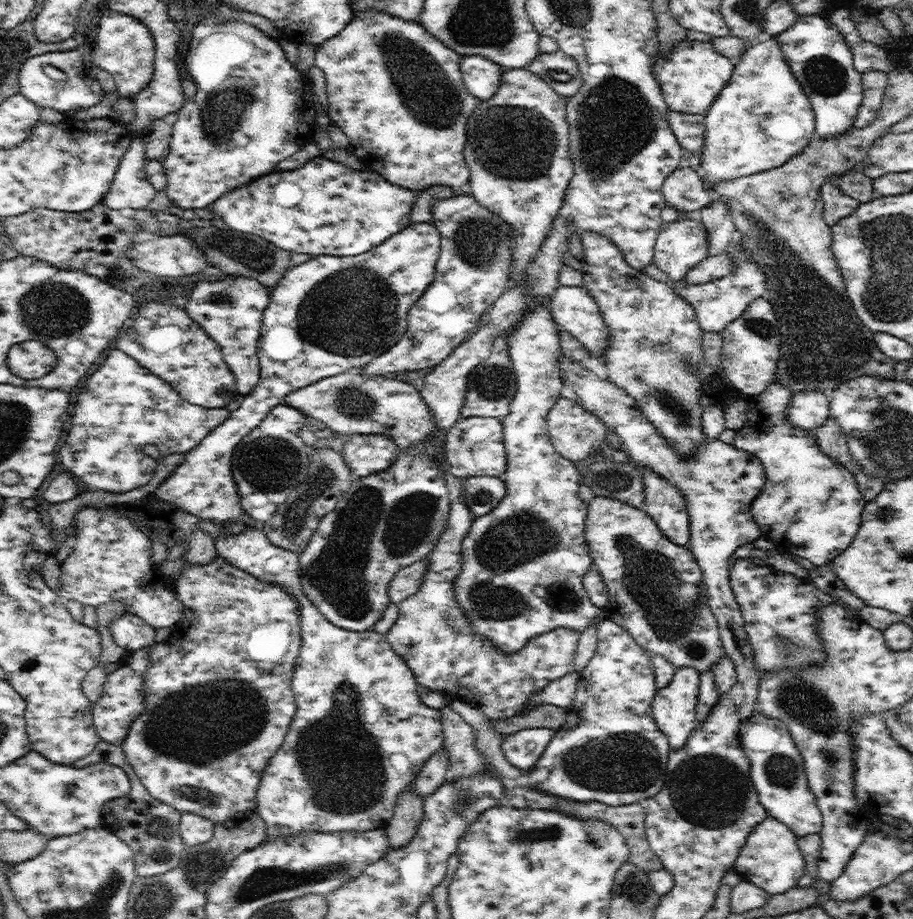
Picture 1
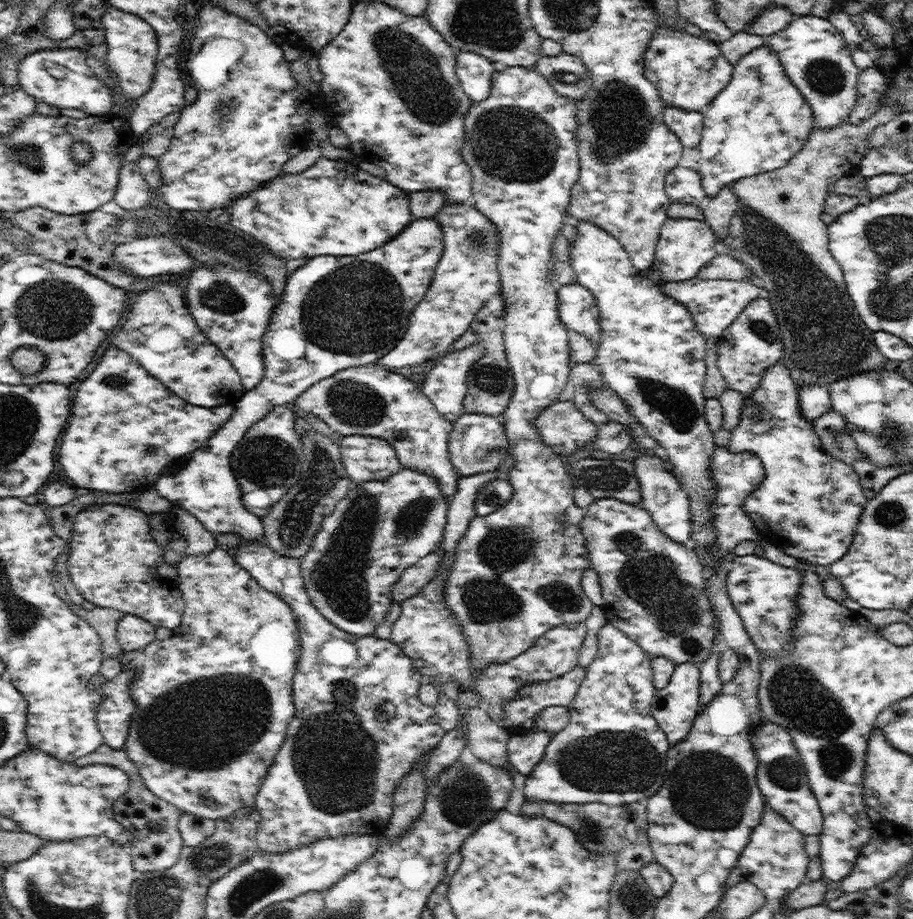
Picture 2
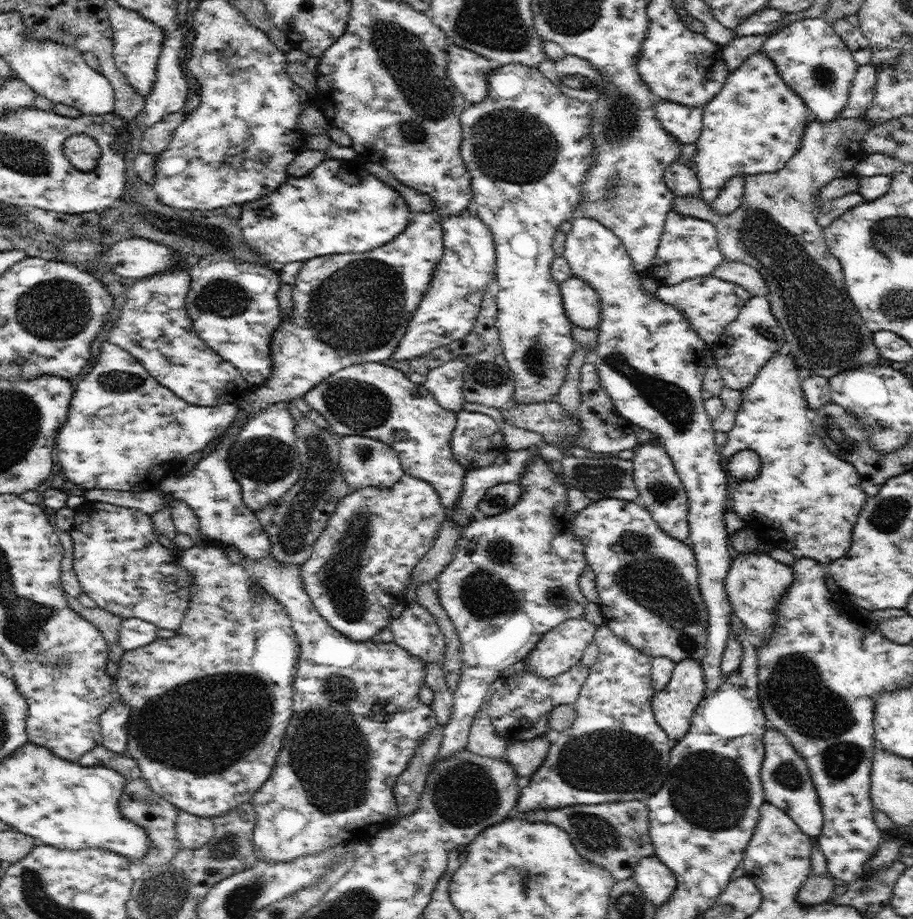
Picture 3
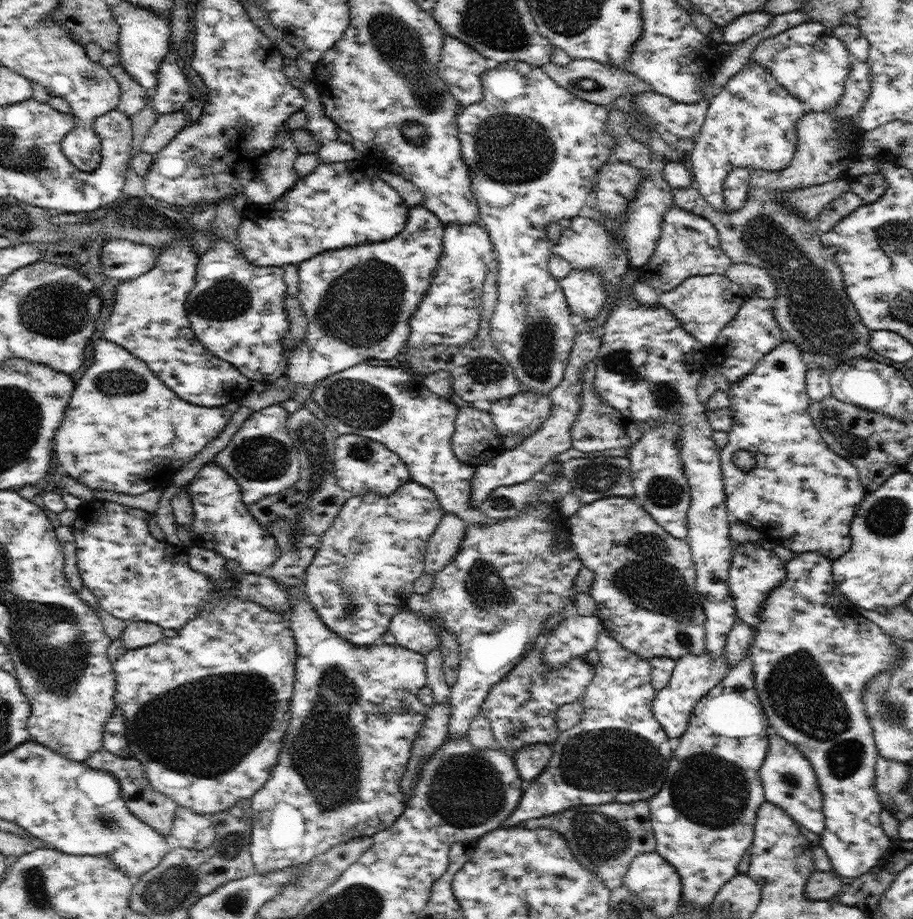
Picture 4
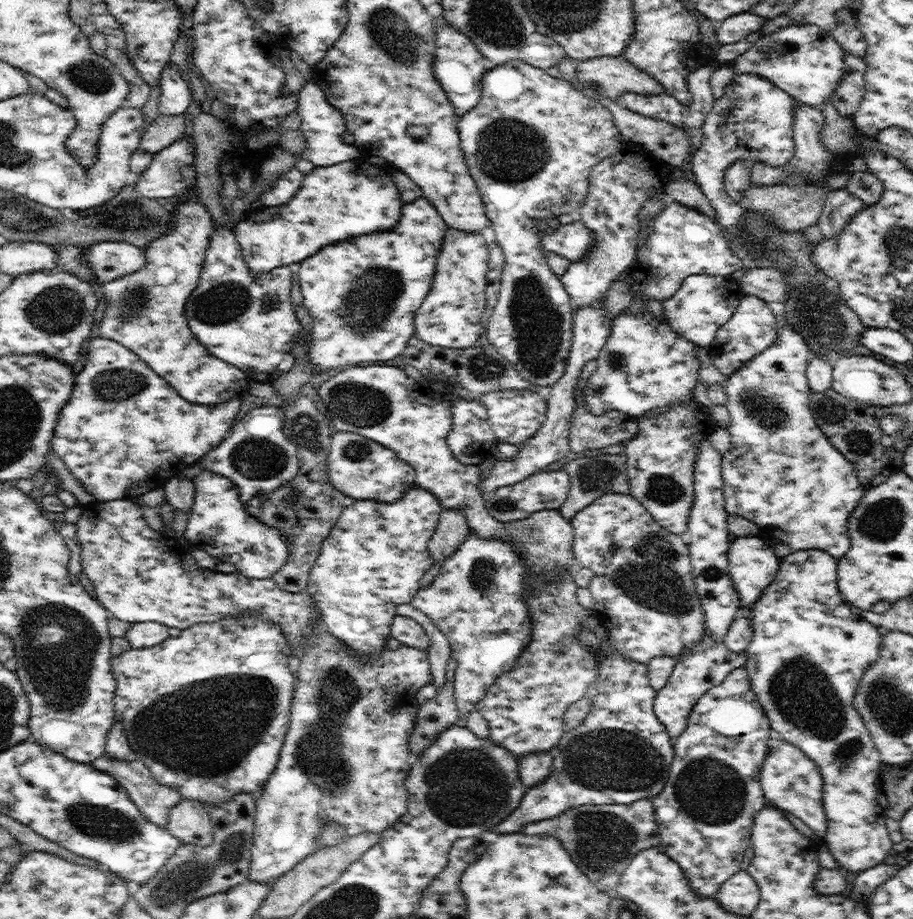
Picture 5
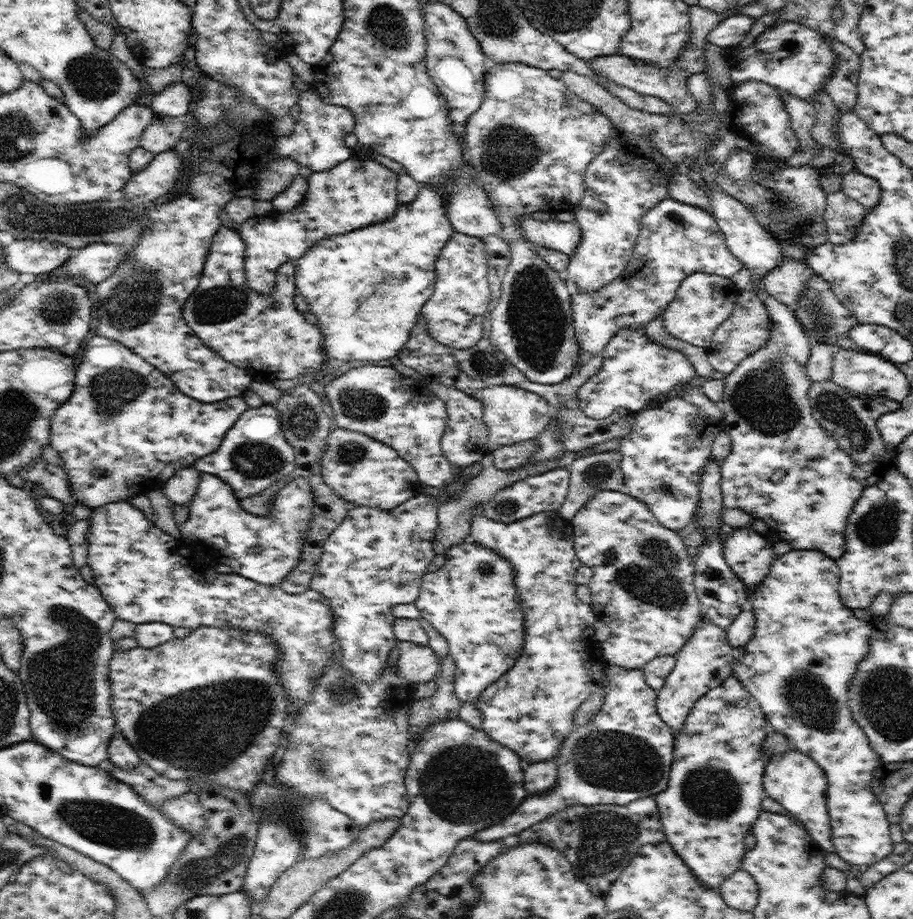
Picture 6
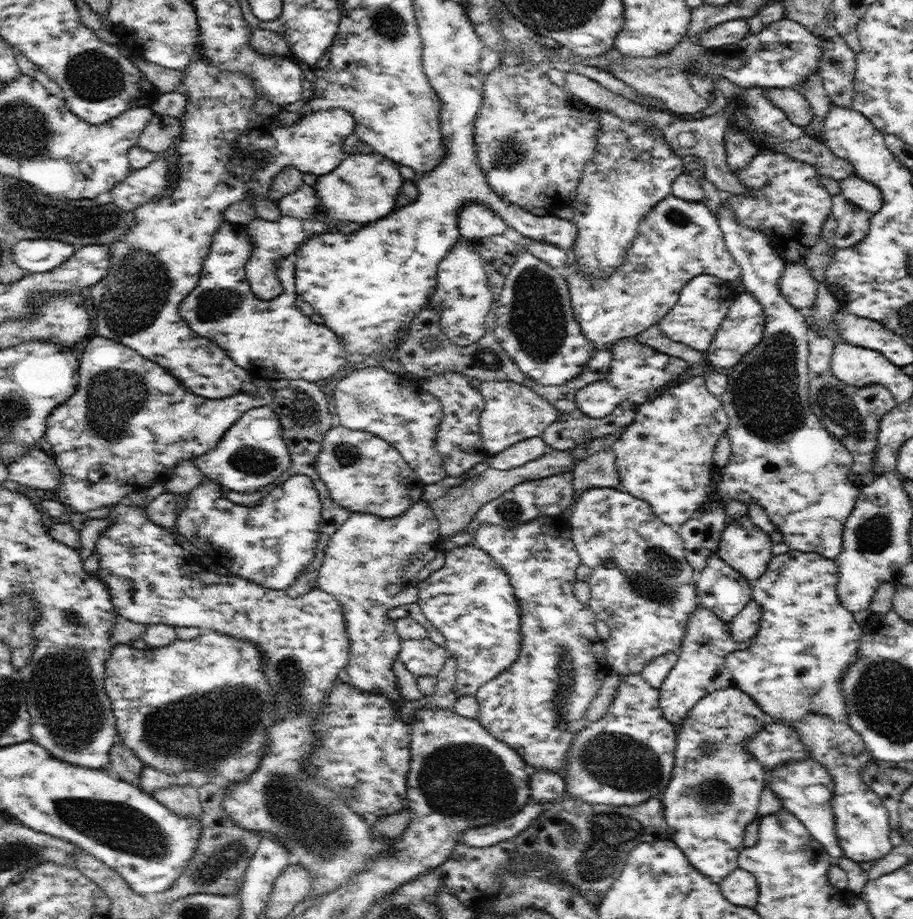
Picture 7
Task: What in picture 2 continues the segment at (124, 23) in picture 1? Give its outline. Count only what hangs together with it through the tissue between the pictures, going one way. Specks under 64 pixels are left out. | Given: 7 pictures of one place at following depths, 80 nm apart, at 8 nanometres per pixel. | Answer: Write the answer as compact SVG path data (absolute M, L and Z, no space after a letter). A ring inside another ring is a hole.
M112 5L108 7L109 9L103 14L105 41L108 49L106 64L118 75L123 93L130 99L140 98L150 90L155 77L155 65L159 51L156 31L137 14L120 10Z

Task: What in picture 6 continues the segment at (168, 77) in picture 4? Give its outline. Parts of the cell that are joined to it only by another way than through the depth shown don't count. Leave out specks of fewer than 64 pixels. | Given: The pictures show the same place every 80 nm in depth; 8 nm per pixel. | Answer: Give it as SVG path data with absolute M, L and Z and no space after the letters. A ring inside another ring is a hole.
M181 81L168 85L163 91L155 93L148 105L156 115L184 116L190 110L194 99L190 82Z

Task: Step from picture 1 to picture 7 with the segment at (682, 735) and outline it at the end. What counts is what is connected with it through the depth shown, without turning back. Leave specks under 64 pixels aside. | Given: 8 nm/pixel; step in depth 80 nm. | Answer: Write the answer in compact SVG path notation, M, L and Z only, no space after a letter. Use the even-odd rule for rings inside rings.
M698 604L688 620L686 634L678 650L678 660L659 688L659 705L663 717L678 727L701 698L716 690L733 686L732 675L725 663L726 657L734 651L750 648L753 641L752 638L736 642L730 625Z

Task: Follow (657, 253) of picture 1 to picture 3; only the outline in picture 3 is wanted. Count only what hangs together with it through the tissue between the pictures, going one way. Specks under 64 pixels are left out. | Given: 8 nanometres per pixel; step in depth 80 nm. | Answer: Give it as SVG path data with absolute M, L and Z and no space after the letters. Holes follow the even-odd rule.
M672 210L667 214L664 223L657 256L644 275L654 278L660 287L675 286L692 278L706 278L712 275L716 267L722 265L724 261L725 256L720 250L717 232L712 223L694 216L684 216Z

